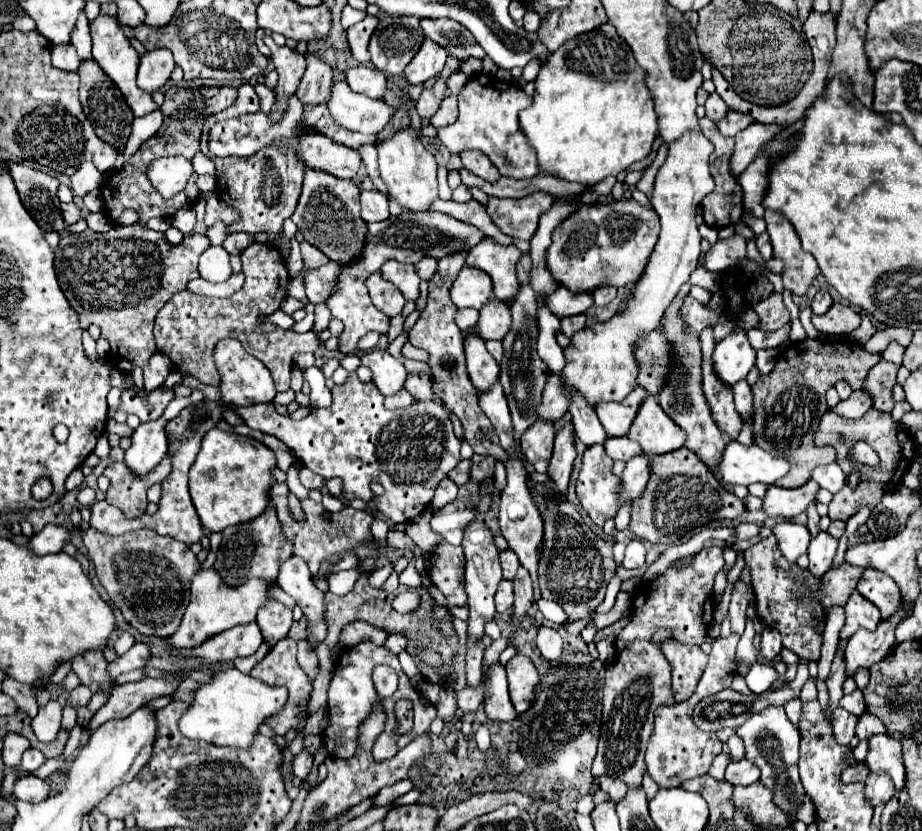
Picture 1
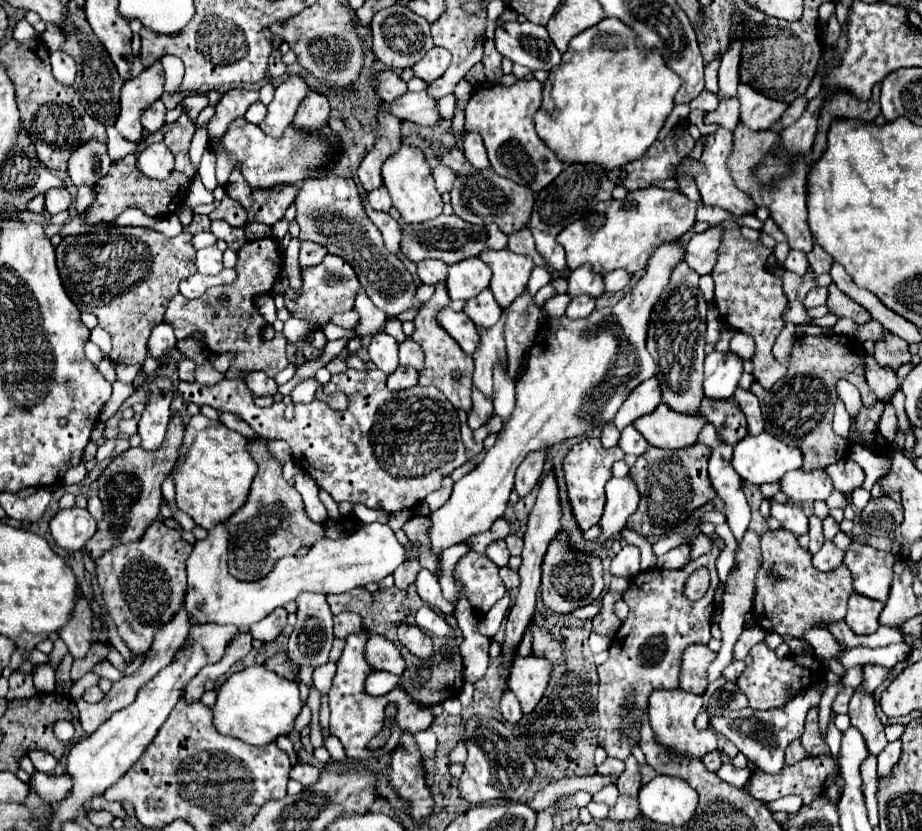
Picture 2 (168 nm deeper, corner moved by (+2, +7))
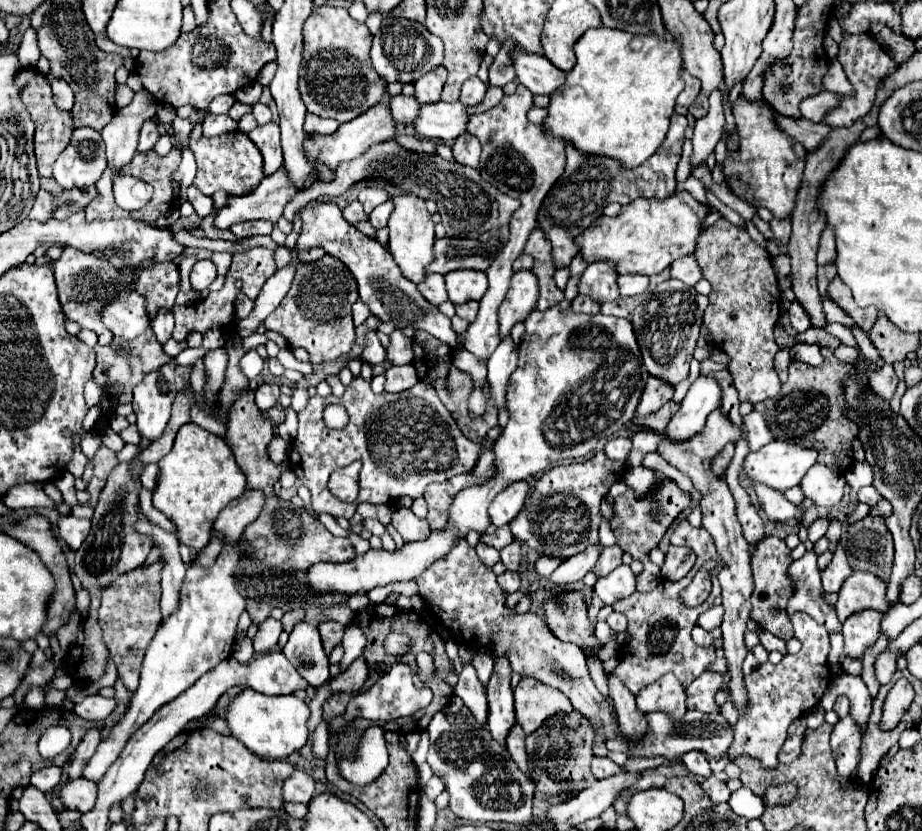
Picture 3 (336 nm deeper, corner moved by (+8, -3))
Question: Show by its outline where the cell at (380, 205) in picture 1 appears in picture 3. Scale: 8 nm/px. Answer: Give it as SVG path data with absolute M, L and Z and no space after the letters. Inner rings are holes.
M386 200L384 204L380 204L380 206L370 214L370 218L368 218L370 224L372 224L374 228L384 228L384 226L388 224L388 218L390 218L392 210L394 210L392 200Z

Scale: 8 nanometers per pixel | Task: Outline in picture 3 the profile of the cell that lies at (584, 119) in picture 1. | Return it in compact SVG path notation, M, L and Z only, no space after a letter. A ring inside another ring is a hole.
M604 26L584 32L584 36L576 42L576 66L566 74L564 86L550 96L550 108L544 128L554 136L564 138L566 142L572 142L582 152L616 158L624 168L640 166L664 142L676 98L684 88L684 82L680 78L680 48L682 46L678 44L678 40L662 40L658 38L658 34L638 36Z

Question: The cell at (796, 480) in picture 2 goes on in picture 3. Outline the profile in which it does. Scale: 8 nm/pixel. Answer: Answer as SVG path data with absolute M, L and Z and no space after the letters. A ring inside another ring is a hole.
M818 462L808 470L808 474L800 482L800 486L802 486L806 498L812 498L816 502L816 506L830 508L842 500L846 478L844 478L844 474L836 474L828 466Z

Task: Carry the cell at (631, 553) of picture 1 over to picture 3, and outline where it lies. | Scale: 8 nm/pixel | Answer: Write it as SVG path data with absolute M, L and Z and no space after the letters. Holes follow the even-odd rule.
M618 566L616 570L612 570L606 578L600 578L594 584L594 592L598 594L598 598L604 604L614 604L630 594L636 592L636 576L630 570L630 566Z

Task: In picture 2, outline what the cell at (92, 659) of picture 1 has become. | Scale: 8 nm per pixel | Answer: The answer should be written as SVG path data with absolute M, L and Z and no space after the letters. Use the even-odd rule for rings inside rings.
M86 598L78 600L76 614L64 628L58 630L58 634L66 642L74 658L84 658L88 654L94 642L92 642L92 612L90 612Z

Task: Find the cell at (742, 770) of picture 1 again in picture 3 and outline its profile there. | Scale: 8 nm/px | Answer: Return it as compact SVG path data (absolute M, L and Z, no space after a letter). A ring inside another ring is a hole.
M716 776L706 778L700 786L702 786L704 792L710 796L712 802L728 802L728 800L730 800L730 790L728 790L726 782L718 780Z

